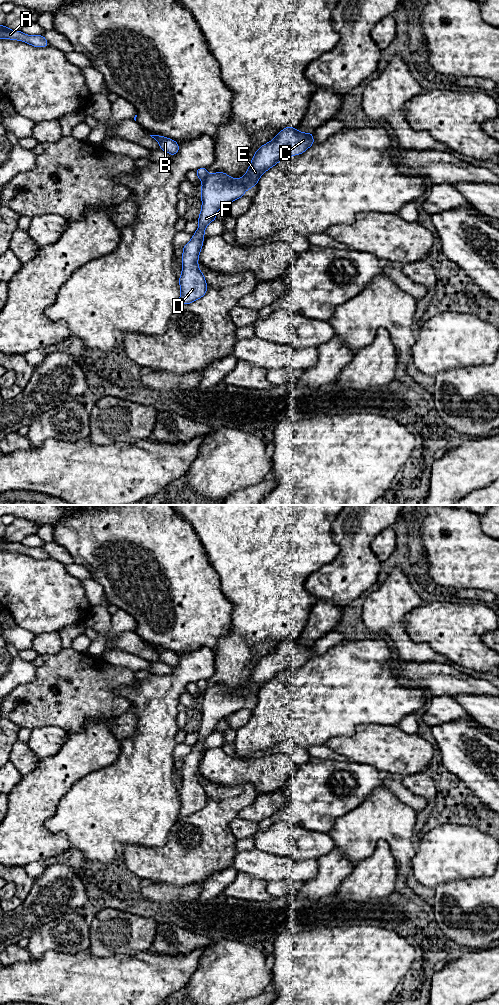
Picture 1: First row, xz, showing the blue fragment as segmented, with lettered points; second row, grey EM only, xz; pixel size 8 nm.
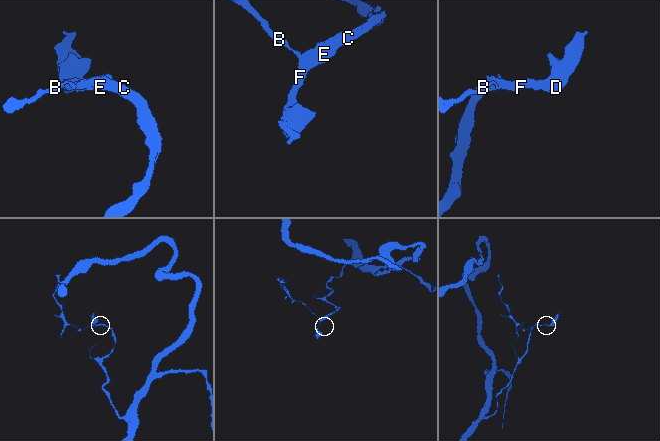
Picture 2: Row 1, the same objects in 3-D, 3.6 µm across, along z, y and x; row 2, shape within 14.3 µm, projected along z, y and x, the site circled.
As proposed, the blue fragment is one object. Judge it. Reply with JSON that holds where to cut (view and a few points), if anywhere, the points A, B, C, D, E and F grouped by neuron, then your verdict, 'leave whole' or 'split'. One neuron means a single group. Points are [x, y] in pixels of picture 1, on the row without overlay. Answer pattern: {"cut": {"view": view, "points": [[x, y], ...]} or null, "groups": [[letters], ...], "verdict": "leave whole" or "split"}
{"cut": {"view": "xz", "points": [[207, 688], [202, 693]]}, "groups": [["A", "B"], ["C", "D", "E", "F"]], "verdict": "split"}

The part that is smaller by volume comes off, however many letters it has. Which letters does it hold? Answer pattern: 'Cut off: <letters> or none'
Cut off: A, B

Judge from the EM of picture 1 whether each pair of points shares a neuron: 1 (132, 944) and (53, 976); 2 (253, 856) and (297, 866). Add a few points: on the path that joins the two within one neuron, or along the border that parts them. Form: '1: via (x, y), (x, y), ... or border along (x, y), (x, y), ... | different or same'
1: border along (88, 951), (97, 956), (125, 955) | different
2: via (264, 866), (286, 866) | same

